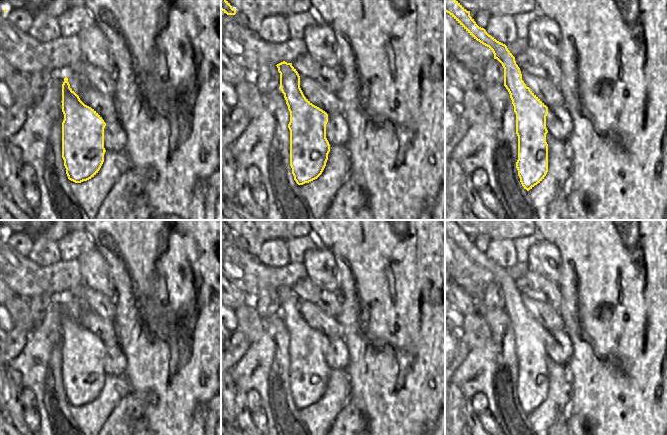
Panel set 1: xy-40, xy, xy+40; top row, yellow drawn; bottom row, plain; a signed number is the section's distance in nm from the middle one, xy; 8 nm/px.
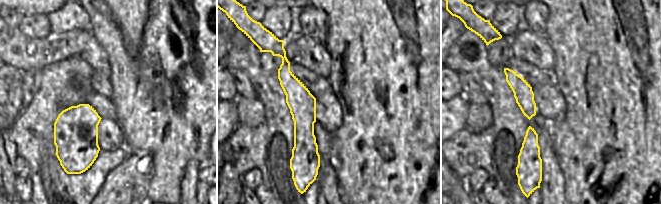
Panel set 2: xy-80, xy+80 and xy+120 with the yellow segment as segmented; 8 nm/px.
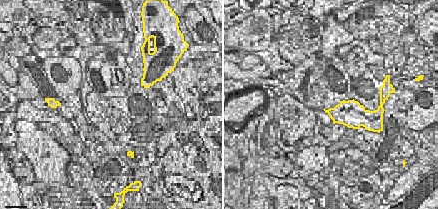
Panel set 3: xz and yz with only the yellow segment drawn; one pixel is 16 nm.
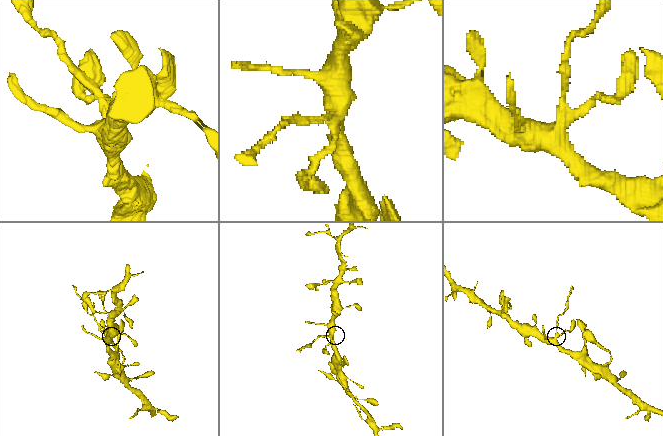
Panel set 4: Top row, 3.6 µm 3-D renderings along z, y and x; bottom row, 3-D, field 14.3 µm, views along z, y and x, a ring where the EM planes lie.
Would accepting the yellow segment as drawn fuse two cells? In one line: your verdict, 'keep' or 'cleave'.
cleave

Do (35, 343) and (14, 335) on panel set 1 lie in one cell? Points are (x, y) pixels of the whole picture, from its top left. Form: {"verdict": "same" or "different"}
{"verdict": "different"}

